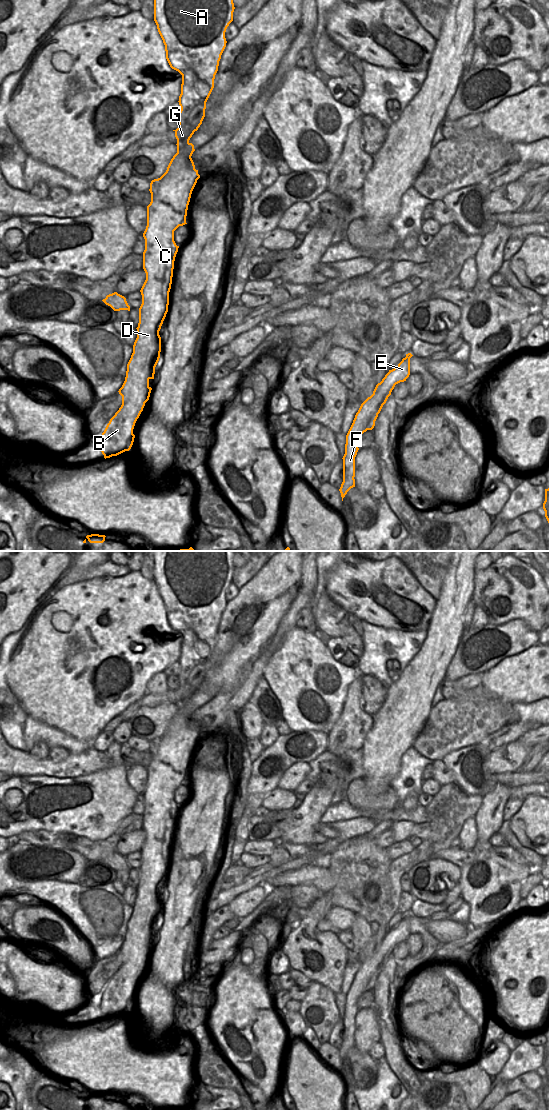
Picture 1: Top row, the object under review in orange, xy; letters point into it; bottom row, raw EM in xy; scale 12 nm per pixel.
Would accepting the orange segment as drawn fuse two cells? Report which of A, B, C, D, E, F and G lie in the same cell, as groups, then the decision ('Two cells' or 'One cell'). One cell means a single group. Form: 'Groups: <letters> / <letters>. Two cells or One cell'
Groups: A B C D G / E F. Two cells

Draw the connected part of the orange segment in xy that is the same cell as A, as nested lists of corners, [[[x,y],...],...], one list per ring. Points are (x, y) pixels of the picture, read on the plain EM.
[[[152,551],[154,558],[154,581],[163,600],[166,619],[170,627],[182,635],[179,656],[179,687],[175,692],[177,713],[171,719],[166,732],[150,743],[151,762],[147,766],[147,786],[143,793],[145,810],[143,829],[146,840],[140,850],[142,864],[139,868],[137,898],[133,913],[127,924],[125,941],[119,949],[122,965],[110,979],[102,993],[101,1009],[104,1018],[129,1011],[135,995],[133,989],[152,948],[149,946],[150,923],[157,924],[161,908],[155,906],[156,897],[168,872],[169,852],[172,844],[174,821],[179,806],[174,801],[174,791],[186,783],[192,751],[200,738],[191,718],[195,711],[189,702],[205,677],[206,662],[214,648],[221,615],[226,607],[225,592],[233,581],[235,551]]]

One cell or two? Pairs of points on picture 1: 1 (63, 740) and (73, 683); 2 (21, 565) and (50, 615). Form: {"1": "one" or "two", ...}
{"1": "two", "2": "two"}

